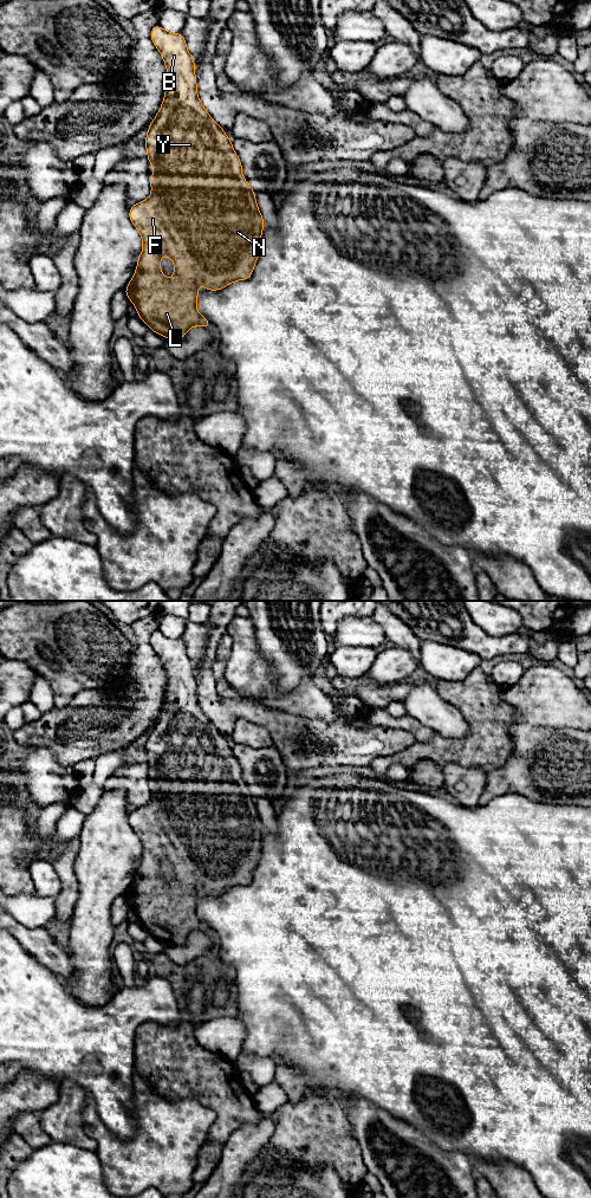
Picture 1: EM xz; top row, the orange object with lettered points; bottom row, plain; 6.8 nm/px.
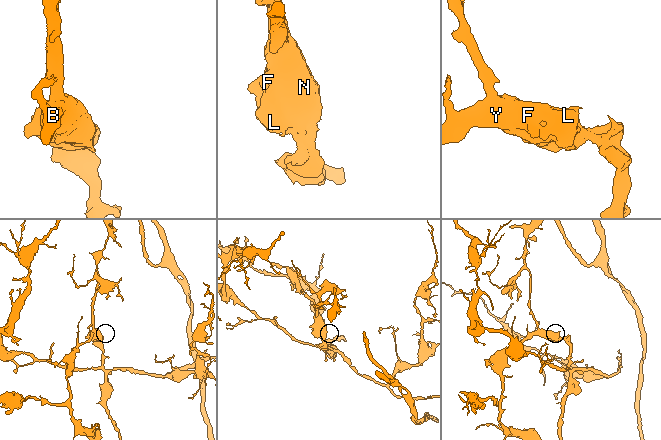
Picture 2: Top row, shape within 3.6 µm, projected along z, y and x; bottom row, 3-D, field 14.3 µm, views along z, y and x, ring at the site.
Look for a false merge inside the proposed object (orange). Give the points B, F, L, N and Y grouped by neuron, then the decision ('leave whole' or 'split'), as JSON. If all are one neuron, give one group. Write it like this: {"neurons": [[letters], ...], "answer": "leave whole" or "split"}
{"neurons": [["B", "F", "L", "N", "Y"]], "answer": "leave whole"}

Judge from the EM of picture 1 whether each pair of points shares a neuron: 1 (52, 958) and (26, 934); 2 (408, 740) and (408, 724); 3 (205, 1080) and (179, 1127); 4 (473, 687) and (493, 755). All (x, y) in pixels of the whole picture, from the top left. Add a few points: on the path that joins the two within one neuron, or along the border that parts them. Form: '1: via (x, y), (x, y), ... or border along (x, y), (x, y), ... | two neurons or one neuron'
1: via (46, 952), (32, 939) | one neuron
2: border along (381, 725), (406, 729), (416, 740) | two neurons
3: border along (167, 1099), (196, 1099), (216, 1116) | two neurons
4: via (480, 704), (488, 717), (488, 738) | one neuron

